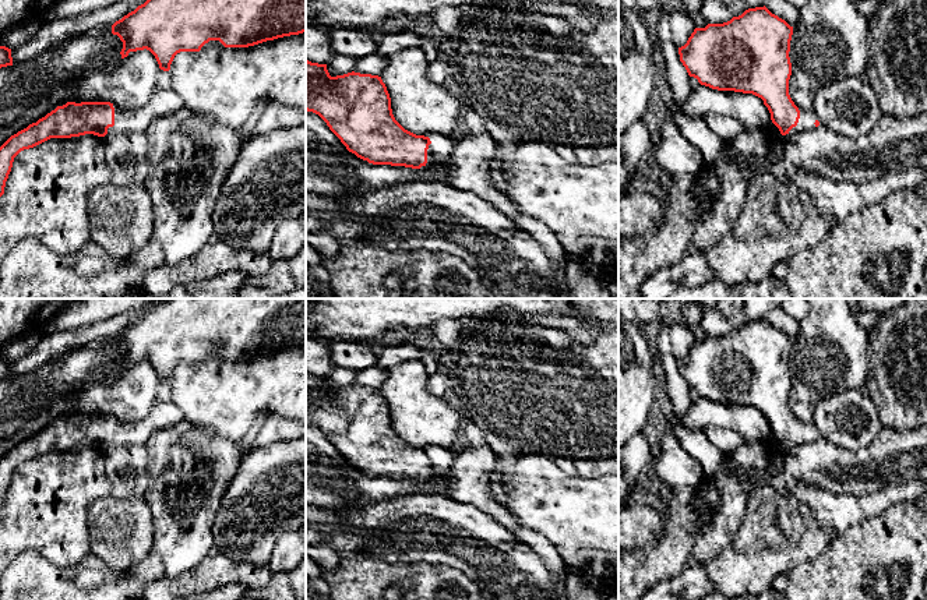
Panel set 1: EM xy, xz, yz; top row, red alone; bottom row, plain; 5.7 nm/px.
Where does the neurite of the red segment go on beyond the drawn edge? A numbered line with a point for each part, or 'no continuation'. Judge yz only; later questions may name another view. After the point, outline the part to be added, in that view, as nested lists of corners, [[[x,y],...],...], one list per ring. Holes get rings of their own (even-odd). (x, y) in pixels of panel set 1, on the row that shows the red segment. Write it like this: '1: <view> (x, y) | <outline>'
1: yz (807, 117) | [[[799,109],[799,110],[800,110],[799,123],[786,135],[793,135],[796,133],[807,133],[815,128],[814,123],[818,120],[815,112],[813,109],[811,110]]]

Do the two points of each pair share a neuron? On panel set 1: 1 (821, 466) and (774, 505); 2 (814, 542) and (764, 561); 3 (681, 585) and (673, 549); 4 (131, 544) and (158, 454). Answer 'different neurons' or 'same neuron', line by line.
1: different neurons
2: same neuron
3: different neurons
4: different neurons

